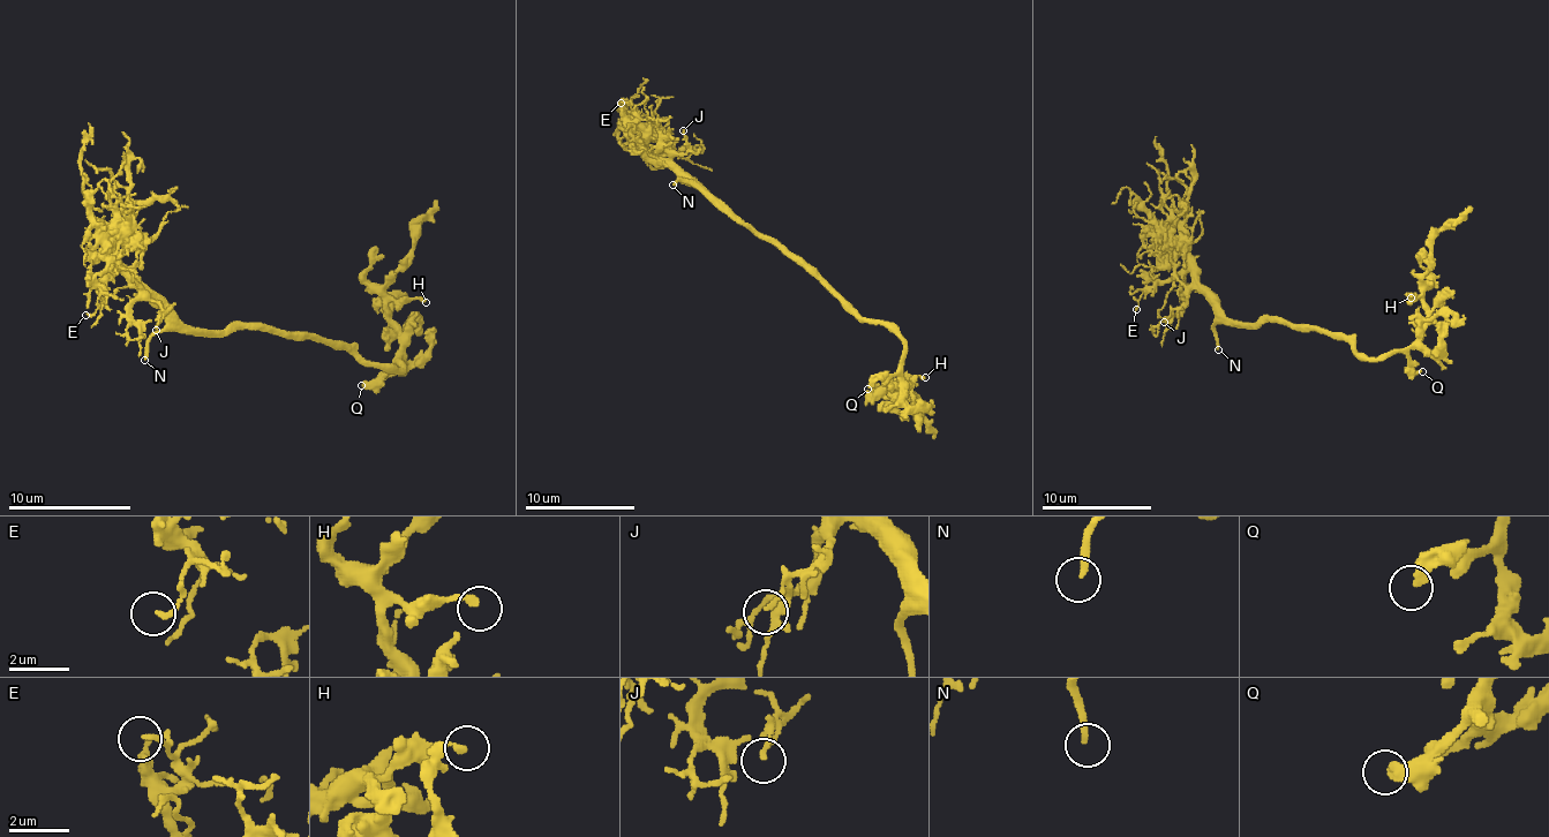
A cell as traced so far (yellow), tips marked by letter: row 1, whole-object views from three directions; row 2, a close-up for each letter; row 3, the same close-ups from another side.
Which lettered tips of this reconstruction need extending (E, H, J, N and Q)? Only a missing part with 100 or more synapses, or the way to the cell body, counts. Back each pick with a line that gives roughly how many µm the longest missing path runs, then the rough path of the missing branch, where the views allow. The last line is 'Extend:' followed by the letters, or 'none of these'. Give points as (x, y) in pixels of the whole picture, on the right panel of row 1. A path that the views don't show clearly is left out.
N: missing 80 µm
Extend: N

